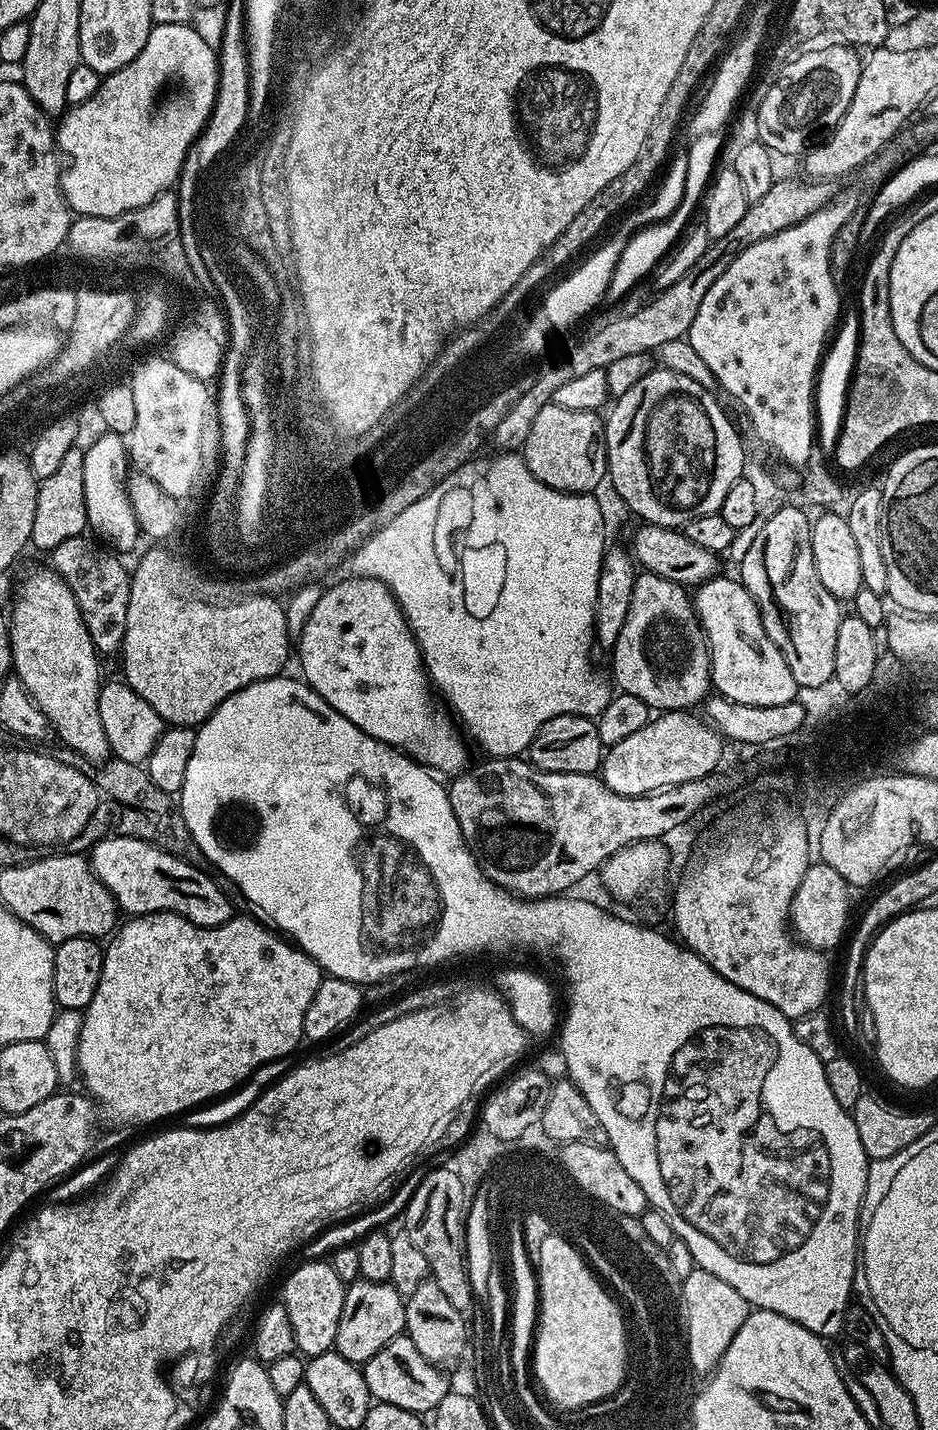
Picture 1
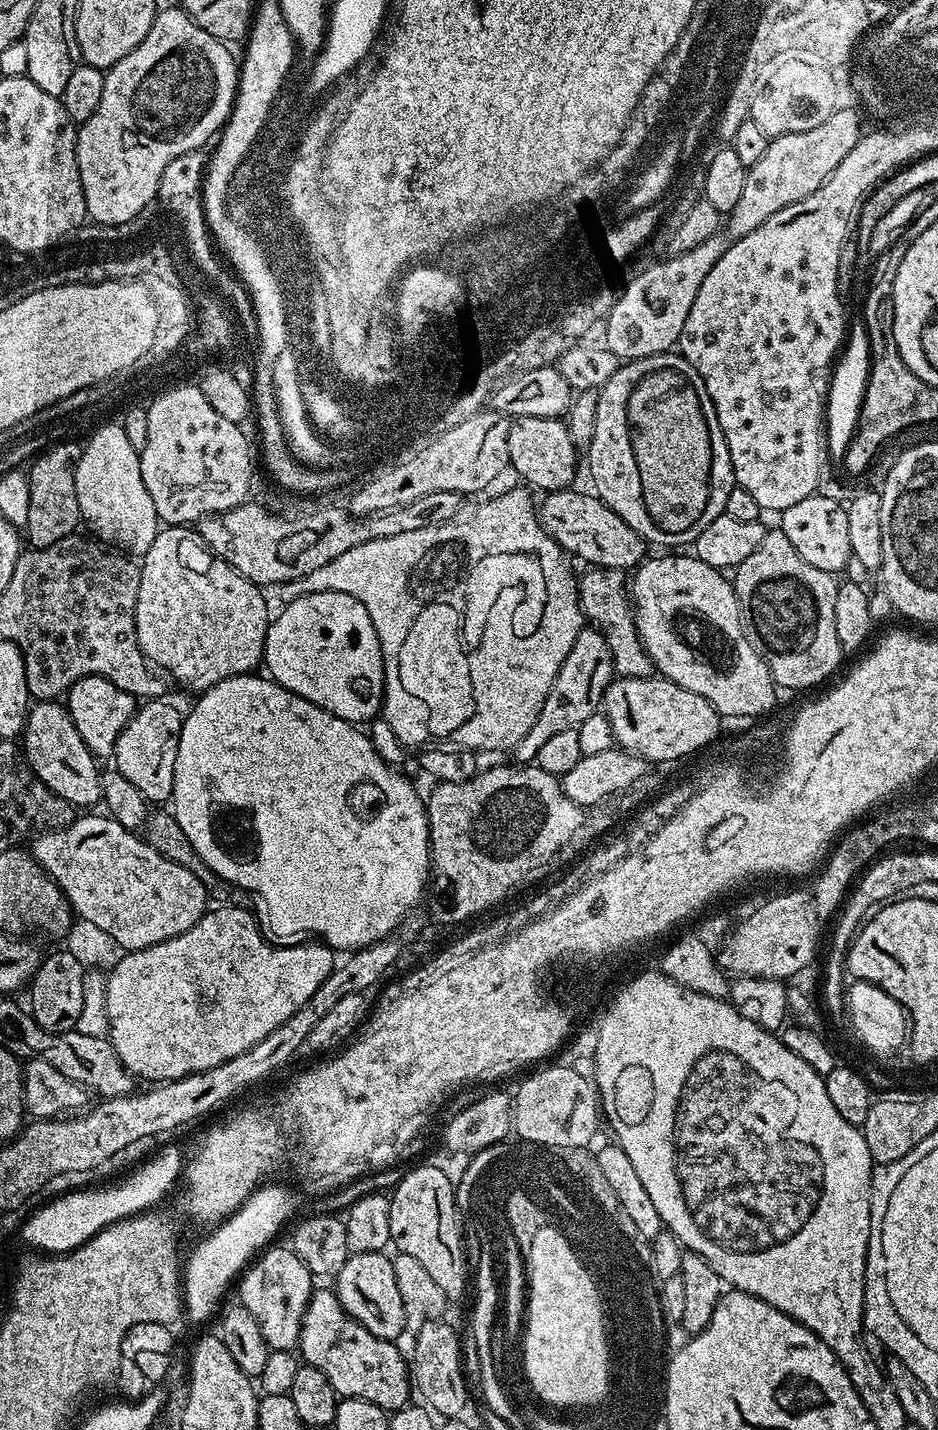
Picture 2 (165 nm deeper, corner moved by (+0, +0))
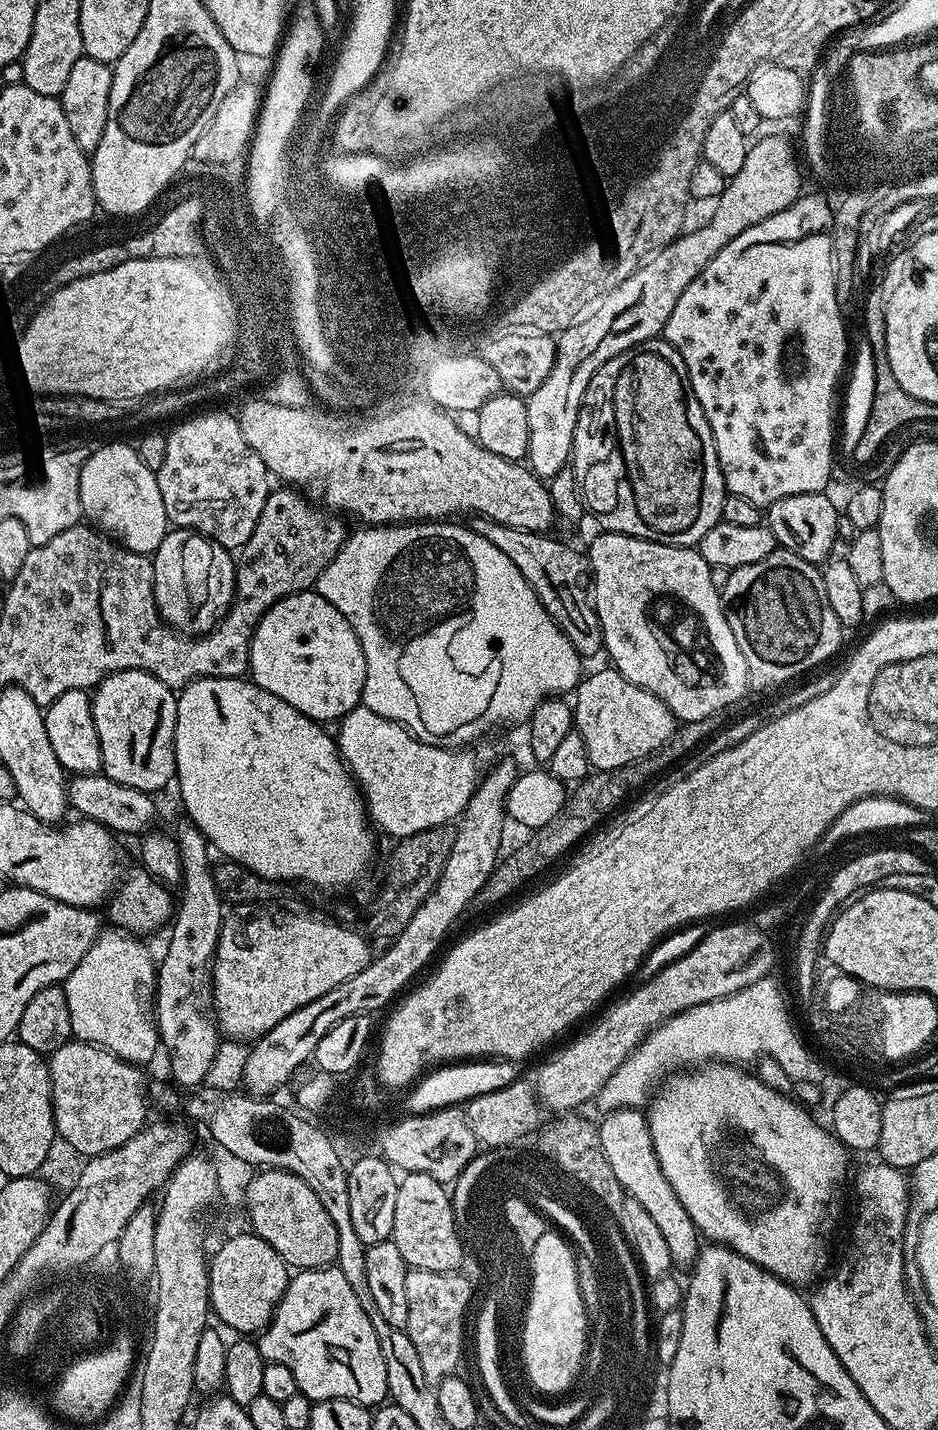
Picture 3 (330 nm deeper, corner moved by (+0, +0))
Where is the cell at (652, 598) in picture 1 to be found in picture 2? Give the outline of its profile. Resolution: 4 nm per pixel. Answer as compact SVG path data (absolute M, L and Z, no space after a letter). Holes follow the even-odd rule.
M592 566L587 569L585 576L578 580L580 607L587 619L606 638L610 646L612 661L616 667L616 676L623 678L642 678L653 675L652 659L644 651L644 643L636 629L636 618L630 595L630 580L622 568L601 568Z

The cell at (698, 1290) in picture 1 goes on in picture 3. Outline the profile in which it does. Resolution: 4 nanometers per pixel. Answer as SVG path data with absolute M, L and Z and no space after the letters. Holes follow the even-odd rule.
M616 1108L613 1112L603 1113L602 1121L598 1124L601 1148L606 1156L606 1161L613 1170L614 1178L621 1184L623 1191L632 1196L650 1213L650 1218L654 1218L654 1223L658 1226L658 1231L662 1233L662 1238L666 1238L666 1247L670 1250L670 1258L673 1265L691 1266L696 1263L696 1255L702 1247L702 1237L697 1232L690 1214L686 1214L686 1206L678 1202L678 1194L674 1194L674 1186L666 1182L666 1174L662 1174L662 1166L658 1162L658 1154L654 1154L654 1142L650 1134L648 1117L639 1108Z

